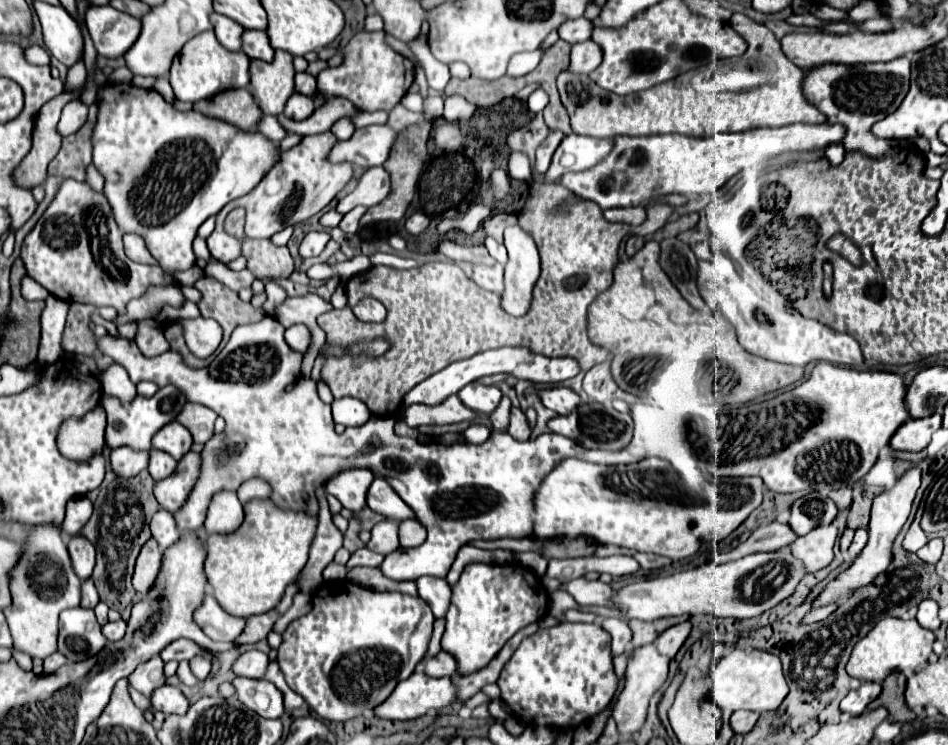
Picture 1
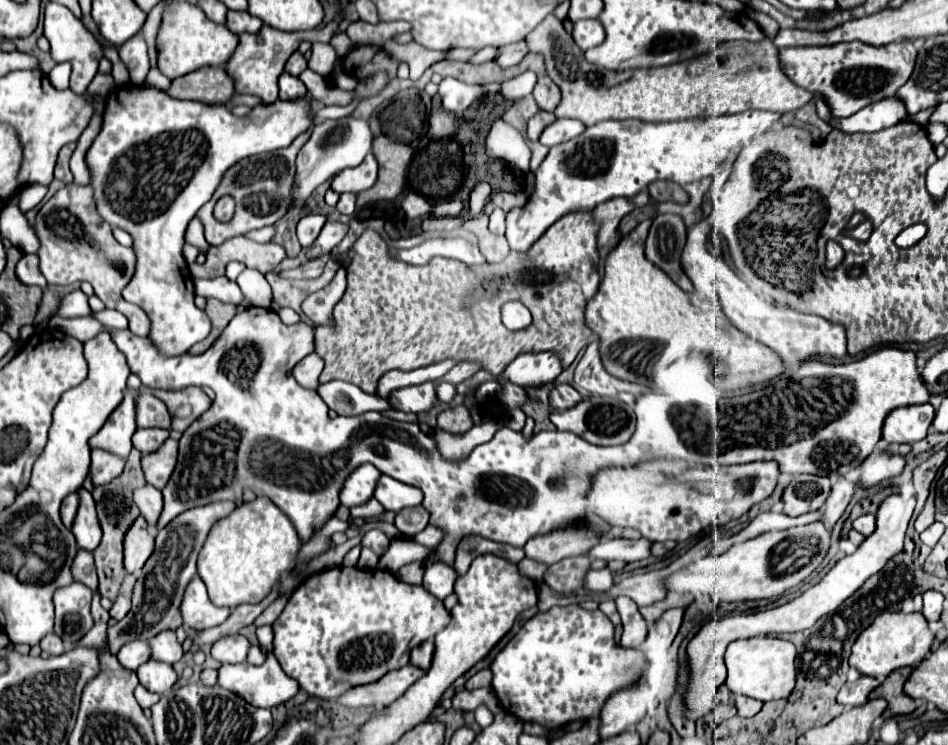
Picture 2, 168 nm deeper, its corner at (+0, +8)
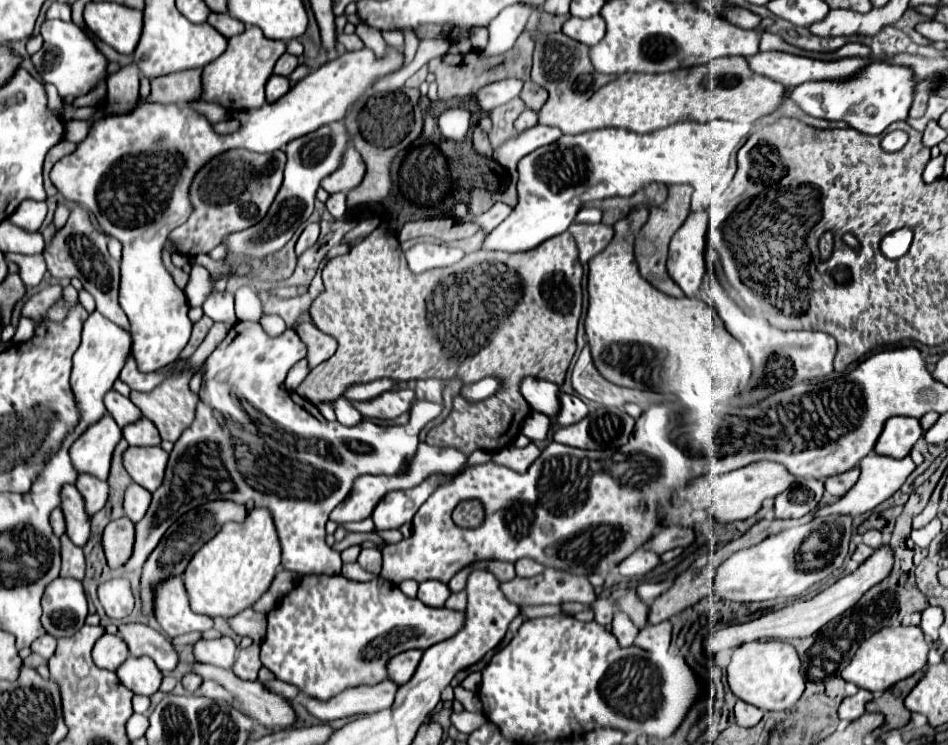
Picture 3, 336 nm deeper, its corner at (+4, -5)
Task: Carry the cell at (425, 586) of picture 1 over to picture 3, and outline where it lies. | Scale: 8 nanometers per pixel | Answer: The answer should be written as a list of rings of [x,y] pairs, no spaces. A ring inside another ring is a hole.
[[[423,581],[417,593],[417,597],[429,607],[443,607],[449,595],[451,595],[449,587],[441,581]]]

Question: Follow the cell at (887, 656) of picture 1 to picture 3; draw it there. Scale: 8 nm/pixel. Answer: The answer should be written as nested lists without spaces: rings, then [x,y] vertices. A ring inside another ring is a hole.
[[[885,627],[859,645],[857,653],[841,675],[845,681],[851,681],[861,689],[867,689],[871,693],[883,693],[897,681],[907,679],[923,669],[927,663],[927,651],[929,647],[919,627]]]

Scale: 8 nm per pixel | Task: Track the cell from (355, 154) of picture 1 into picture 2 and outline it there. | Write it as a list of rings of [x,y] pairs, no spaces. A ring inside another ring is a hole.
[[[347,116],[341,120],[327,120],[327,122],[317,124],[313,128],[309,142],[301,148],[301,152],[297,156],[295,184],[299,188],[293,192],[293,198],[295,198],[293,206],[303,204],[319,184],[333,178],[337,172],[341,172],[345,168],[359,166],[363,162],[363,158],[371,152],[371,146],[373,146],[373,134],[371,134],[367,120]]]

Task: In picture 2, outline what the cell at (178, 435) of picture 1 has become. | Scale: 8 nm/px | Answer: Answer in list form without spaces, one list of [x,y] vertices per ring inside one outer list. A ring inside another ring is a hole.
[[[143,388],[137,400],[137,426],[139,428],[163,428],[171,430],[171,414],[151,390]]]

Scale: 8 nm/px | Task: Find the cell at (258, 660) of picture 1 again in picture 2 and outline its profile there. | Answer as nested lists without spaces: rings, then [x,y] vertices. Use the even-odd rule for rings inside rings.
[[[235,634],[217,640],[211,648],[211,654],[221,664],[243,664],[247,660],[249,648],[251,648],[249,640],[241,634]]]

